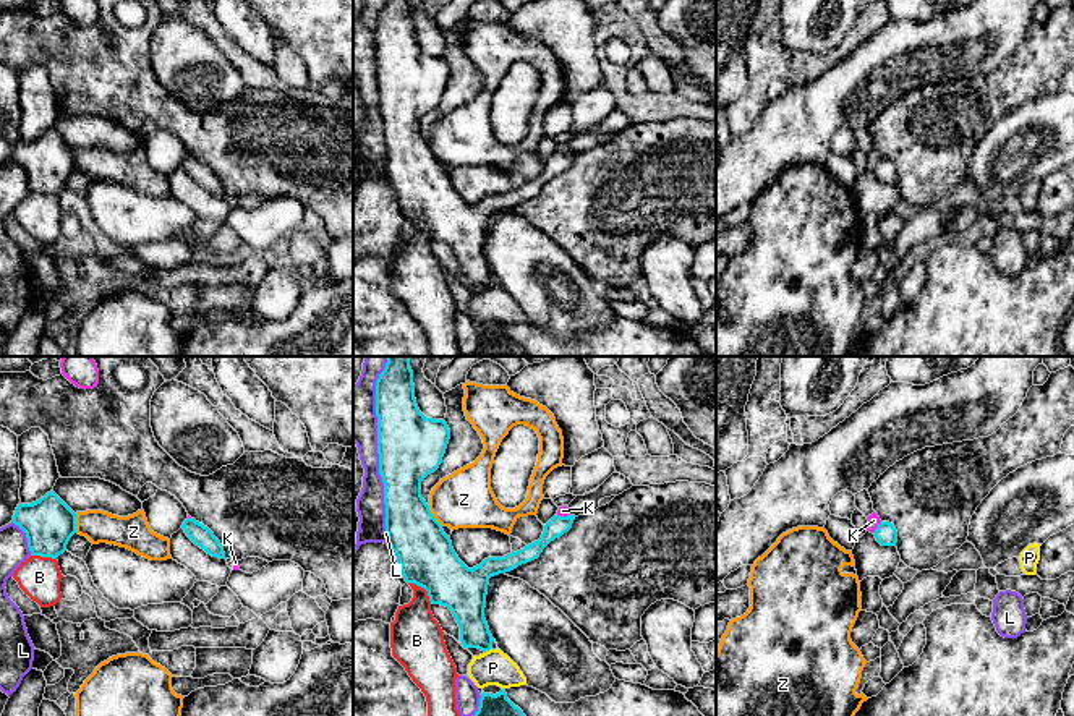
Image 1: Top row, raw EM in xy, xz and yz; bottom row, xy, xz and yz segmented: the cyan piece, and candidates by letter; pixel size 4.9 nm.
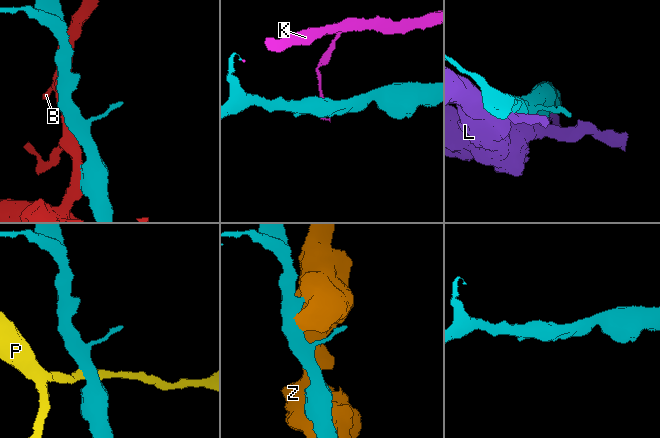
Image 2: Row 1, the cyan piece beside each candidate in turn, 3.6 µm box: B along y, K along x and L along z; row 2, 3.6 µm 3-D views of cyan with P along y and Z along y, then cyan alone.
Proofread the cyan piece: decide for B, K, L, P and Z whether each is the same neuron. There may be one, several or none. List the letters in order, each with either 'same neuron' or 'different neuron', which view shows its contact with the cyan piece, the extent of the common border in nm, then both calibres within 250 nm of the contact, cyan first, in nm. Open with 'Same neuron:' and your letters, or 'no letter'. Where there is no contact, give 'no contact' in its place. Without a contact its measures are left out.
Same neuron: no letter
B: different neuron; meets cyan in xz; contact 160 nm long; 280 nm thick on the cyan side, 260 nm on the other
K: different neuron; meets cyan in yz; contact 80 nm long; 110 nm thick on the cyan side, 60 nm on the other
L: different neuron; meets cyan in xz; contact 900 nm long; 320 nm thick on the cyan side, 220 nm on the other
P: different neuron; meets cyan in xz; contact 40 nm long; 170 nm thick on the cyan side, 180 nm on the other
Z: different neuron; meets cyan in xz; contact 130 nm long; 280 nm thick on the cyan side, 280 nm on the other

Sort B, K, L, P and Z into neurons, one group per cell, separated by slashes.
B / K / L / P / Z

